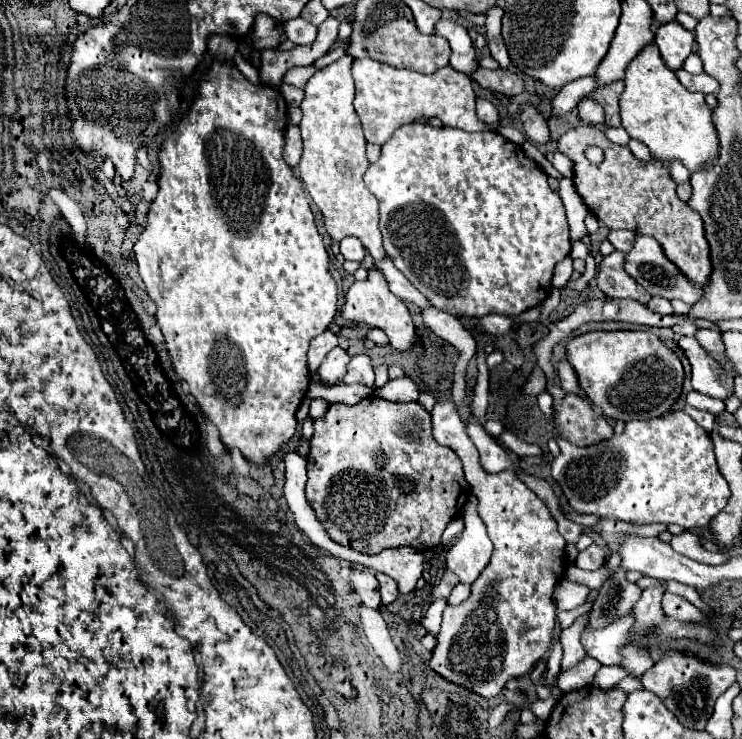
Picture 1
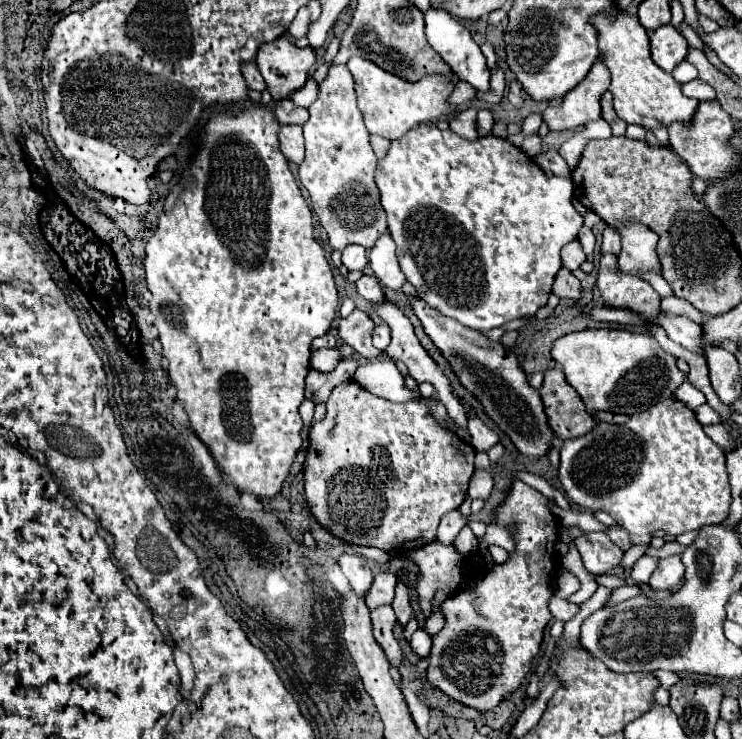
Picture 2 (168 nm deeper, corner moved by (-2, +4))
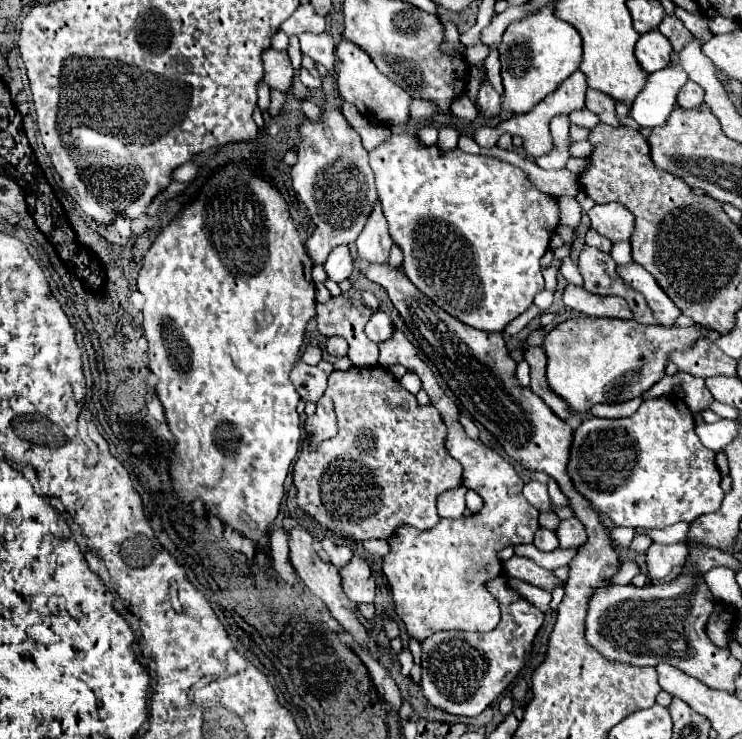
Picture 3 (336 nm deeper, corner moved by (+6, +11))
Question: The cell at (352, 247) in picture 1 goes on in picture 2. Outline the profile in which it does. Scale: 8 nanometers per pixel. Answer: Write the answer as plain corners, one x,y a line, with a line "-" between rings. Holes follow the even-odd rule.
348,245
342,251
342,265
348,271
362,271
366,267
366,249
358,245

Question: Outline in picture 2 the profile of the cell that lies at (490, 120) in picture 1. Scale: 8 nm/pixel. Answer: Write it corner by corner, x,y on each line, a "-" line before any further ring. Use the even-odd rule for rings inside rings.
469,108
465,111
462,111
457,118
450,121
449,127
456,134
473,141
478,138
478,134
475,127
477,117
477,110
474,108

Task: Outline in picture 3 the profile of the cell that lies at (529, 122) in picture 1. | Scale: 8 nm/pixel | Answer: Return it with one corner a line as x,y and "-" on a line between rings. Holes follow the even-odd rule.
492,48
490,56
484,60
486,64
486,78
492,82
492,86
496,88
498,94
504,92
504,86
502,86
502,76
500,76
500,62
498,62
498,50

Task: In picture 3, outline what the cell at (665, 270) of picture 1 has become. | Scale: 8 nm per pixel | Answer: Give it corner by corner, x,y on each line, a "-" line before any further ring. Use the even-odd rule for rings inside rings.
608,202
608,204
598,204
590,212
590,222
596,232
606,236
612,242
628,242
634,234
634,216
632,212
620,204
620,202

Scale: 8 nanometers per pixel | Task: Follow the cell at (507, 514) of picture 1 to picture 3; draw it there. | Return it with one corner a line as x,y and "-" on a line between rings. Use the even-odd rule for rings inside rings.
500,574
492,580
486,582
486,590
500,602
502,610
502,620
500,624
490,630
490,632
464,632
464,630
450,630
450,632
436,632
430,638
422,642
422,690
428,702
436,708
442,708
450,714
460,714
460,716
478,716
486,706
490,706
518,676
522,670
528,652
532,650
532,640
538,632
538,628
544,622
544,614
530,602
522,598
522,594
508,586
506,576

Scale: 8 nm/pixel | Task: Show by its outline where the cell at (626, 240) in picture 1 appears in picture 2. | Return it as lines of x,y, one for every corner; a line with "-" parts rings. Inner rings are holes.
606,227
606,231
602,233
602,253
614,253
614,255
620,255
620,235
612,229
612,227

